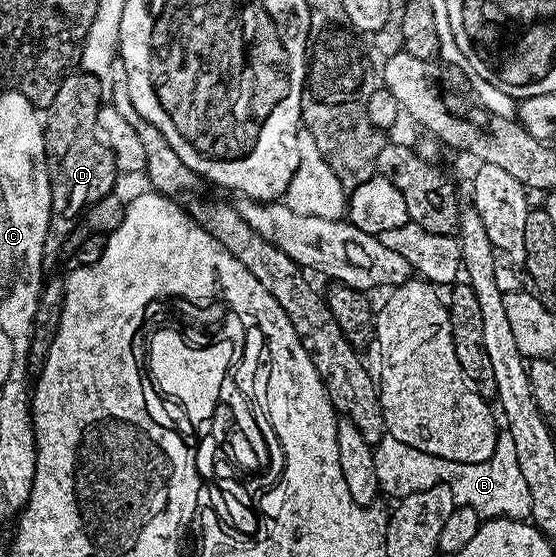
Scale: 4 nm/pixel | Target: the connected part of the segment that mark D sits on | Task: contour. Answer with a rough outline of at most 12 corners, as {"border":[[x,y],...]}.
{"border":[[74,71],[44,113],[52,203],[43,270],[120,177],[96,115],[104,86]]}

